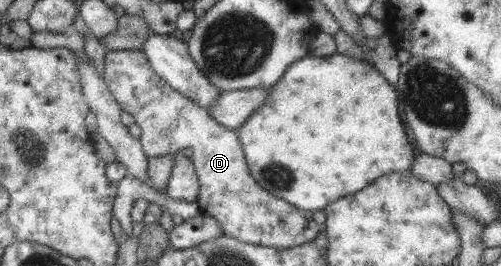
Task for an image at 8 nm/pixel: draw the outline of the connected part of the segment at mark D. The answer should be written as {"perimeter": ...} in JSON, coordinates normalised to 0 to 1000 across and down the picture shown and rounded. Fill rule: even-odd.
{"perimeter":[[[277,184],[214,192],[204,244],[202,293],[216,342],[281,485],[275,526],[291,590],[347,579],[369,553],[383,564],[379,602],[397,688],[397,801],[425,816],[451,891],[547,932],[583,932],[631,895],[641,857],[625,827],[605,820],[601,793],[507,680],[465,489],[431,462],[411,410],[323,305]]]}

